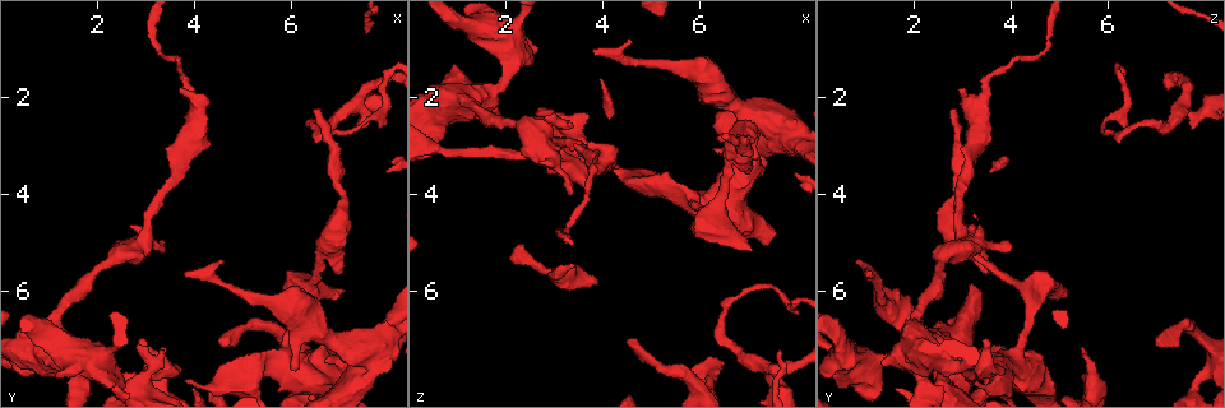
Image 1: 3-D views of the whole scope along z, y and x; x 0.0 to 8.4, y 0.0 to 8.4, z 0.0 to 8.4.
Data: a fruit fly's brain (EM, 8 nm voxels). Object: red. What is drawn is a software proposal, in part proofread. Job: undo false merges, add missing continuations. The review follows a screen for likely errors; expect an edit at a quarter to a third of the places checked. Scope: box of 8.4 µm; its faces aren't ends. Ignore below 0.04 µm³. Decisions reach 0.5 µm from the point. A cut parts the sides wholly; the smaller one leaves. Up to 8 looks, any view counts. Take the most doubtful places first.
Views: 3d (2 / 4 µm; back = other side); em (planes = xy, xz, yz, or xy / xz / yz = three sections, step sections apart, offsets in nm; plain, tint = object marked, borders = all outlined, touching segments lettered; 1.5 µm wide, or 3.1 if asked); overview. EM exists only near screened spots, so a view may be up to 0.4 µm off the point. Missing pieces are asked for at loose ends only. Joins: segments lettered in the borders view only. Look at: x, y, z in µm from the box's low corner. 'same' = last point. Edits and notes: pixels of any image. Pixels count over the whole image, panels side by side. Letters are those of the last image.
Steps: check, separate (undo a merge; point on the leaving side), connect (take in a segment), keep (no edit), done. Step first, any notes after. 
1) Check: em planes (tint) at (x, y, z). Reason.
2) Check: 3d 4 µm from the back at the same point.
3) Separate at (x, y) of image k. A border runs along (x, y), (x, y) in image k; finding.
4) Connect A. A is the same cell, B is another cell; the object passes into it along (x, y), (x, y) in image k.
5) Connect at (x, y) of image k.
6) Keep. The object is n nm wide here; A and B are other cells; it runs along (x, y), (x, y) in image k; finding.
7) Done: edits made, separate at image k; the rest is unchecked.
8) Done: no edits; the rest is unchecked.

Check: 3d 4 µm from the back at (6.55, 2.20, 2.80). Branch stops here.

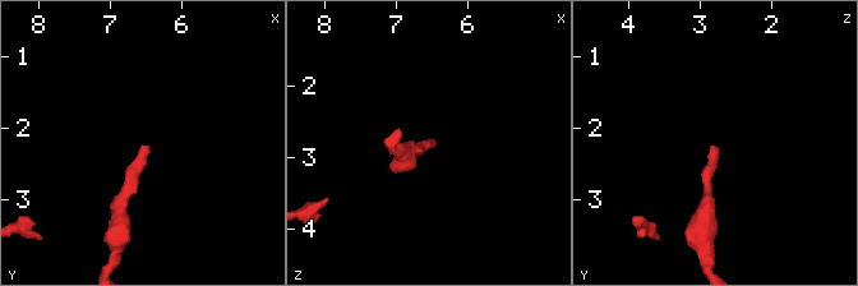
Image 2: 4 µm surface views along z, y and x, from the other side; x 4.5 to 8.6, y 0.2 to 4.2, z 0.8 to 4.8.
Check: em planes (borders) at (6.50, 2.25, 2.80).

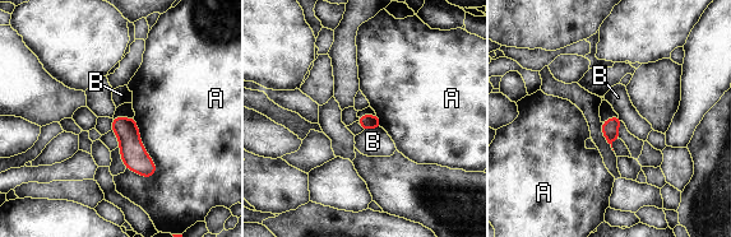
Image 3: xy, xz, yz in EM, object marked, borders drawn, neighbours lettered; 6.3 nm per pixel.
Keep. A and B are other cells; no lettered segment goes on from it.

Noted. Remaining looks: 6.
Check: em 3.1 µm planes (borders) at (3.35, 5.20, 3.90). An open end.

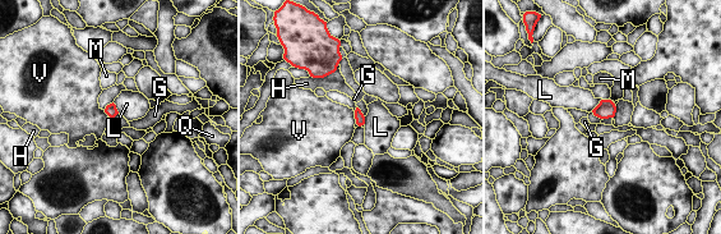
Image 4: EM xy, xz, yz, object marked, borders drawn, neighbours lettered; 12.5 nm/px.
Keep. G, H, L, M, Q and V are other cells; a border runs along (591, 111), (602, 119) in image 4; none of them fits.

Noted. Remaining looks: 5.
Check: 3d 2 µm at (7.40, 2.15, 7.55). Branch point.

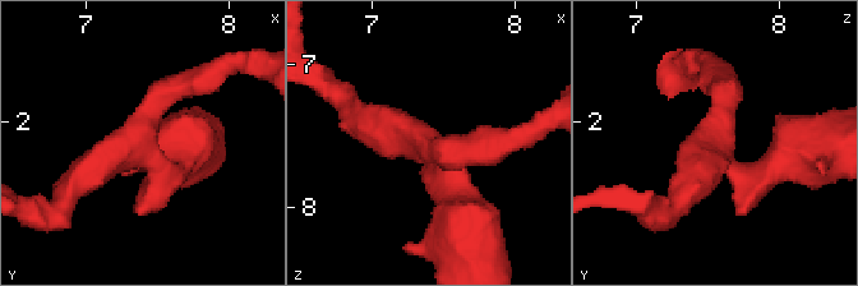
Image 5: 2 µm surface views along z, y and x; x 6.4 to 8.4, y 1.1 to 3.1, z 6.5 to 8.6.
Check: em xy step 4 (tint) at (7.42, 2.18, 7.56). 3 arms meet here; the arms are 200, 220, 480 nm wide; shape alone is not enough.

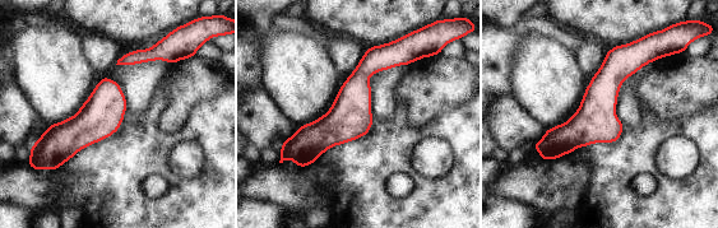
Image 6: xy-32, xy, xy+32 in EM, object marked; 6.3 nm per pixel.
Check: em planes (borders) at the same point.

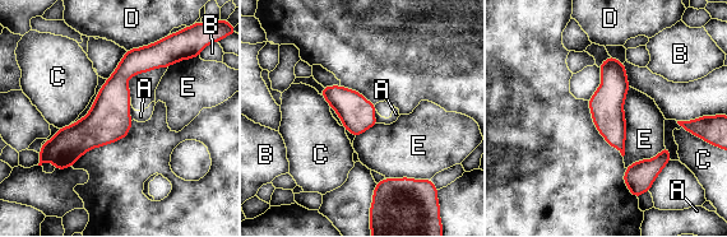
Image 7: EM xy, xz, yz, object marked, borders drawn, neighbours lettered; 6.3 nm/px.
Keep. The object is 200 nm wide here; A, B, C, D and E are other cells; it runs along (144, 51), (58, 165) in image 7; all the same neuron.

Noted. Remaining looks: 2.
Done: no edits; the rest is unchecked.

